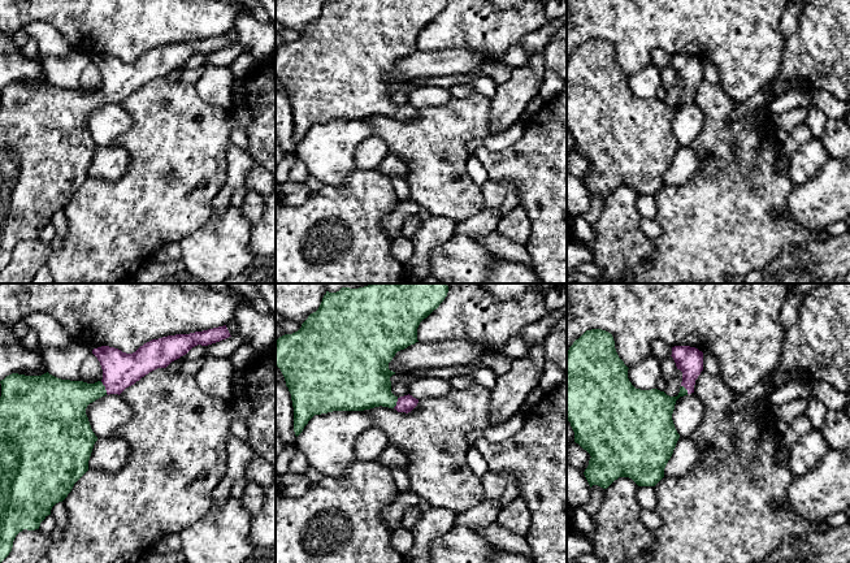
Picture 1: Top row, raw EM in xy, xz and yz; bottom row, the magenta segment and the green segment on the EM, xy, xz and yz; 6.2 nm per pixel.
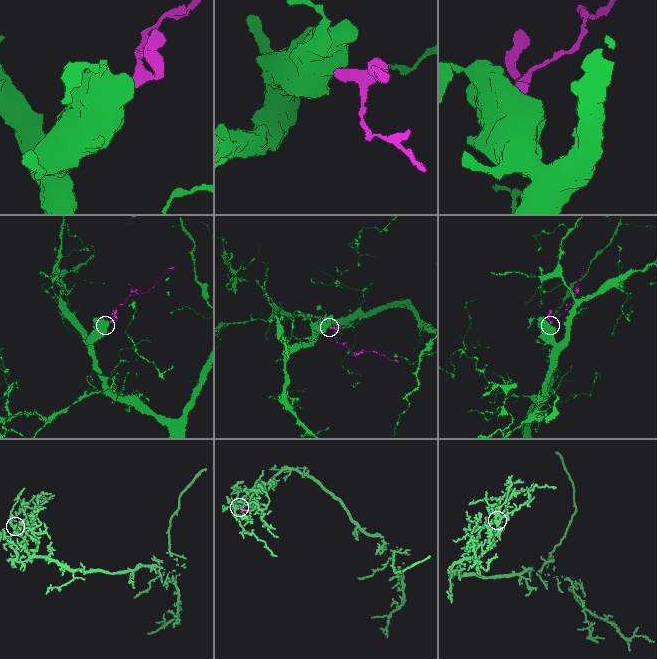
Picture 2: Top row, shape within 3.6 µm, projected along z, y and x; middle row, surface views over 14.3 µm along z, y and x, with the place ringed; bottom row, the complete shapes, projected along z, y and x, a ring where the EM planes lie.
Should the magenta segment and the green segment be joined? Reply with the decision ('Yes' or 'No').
Yes

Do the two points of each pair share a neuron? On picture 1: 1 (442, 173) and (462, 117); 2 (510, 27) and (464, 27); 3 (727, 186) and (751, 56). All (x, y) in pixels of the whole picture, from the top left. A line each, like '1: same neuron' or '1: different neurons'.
1: same neuron
2: same neuron
3: different neurons

